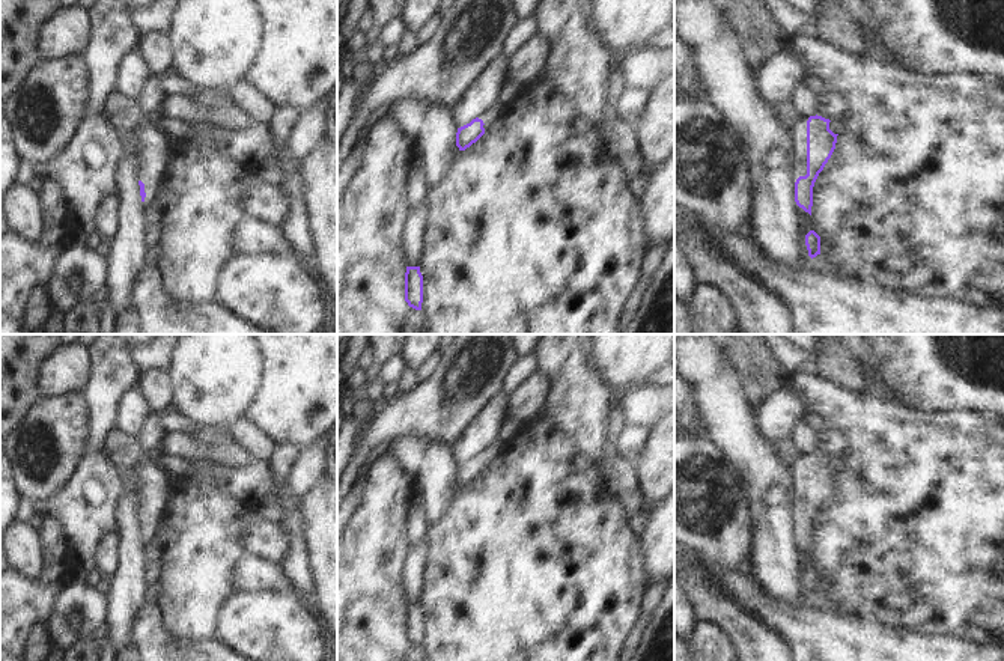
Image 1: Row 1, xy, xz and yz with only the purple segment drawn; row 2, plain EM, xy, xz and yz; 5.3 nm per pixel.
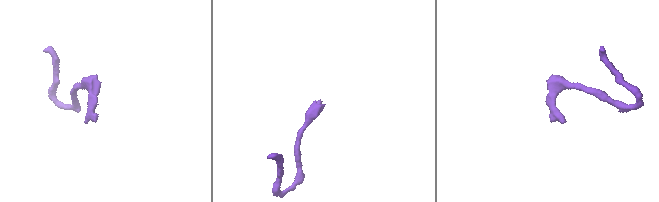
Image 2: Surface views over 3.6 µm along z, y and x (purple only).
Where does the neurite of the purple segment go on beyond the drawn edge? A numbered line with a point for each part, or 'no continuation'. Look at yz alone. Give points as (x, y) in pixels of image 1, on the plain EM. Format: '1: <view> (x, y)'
1: yz (798, 472)

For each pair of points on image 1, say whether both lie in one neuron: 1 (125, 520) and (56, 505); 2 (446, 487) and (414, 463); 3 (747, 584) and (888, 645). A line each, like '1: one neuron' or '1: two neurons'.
1: two neurons
2: one neuron
3: one neuron

